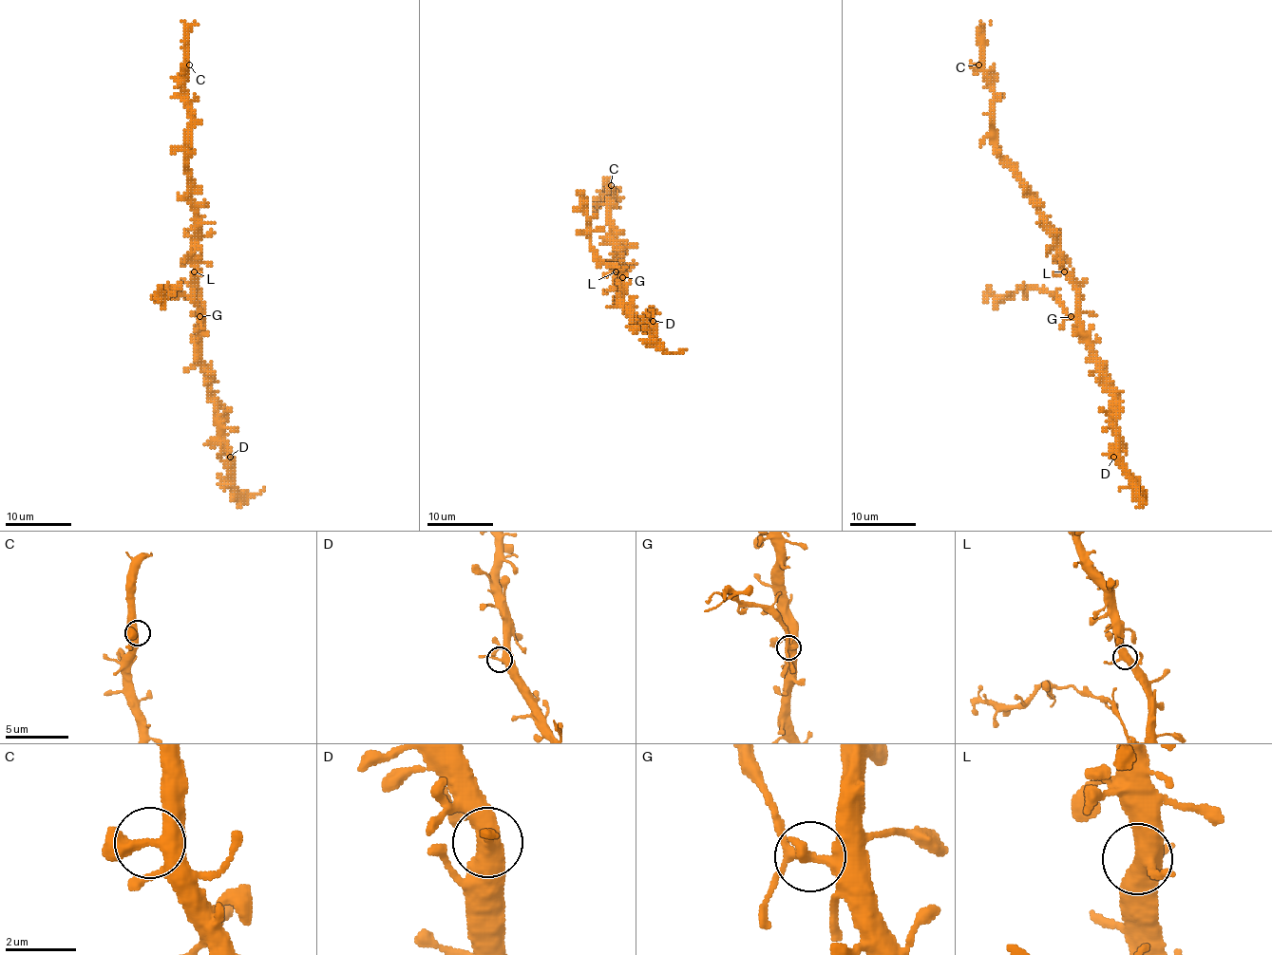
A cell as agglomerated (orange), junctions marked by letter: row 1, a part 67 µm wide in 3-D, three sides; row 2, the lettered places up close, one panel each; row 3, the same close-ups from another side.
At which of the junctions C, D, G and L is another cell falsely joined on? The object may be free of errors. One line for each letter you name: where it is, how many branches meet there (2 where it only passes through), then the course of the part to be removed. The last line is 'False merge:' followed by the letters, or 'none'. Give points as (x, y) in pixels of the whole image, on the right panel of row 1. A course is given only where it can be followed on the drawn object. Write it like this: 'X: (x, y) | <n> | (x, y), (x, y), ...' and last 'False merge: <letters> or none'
G: (1071, 316) | 3 | (1071, 316), (1059, 298), (1035, 287), (1019, 287), (1008, 296), (986, 296), (983, 301)
False merge: G

